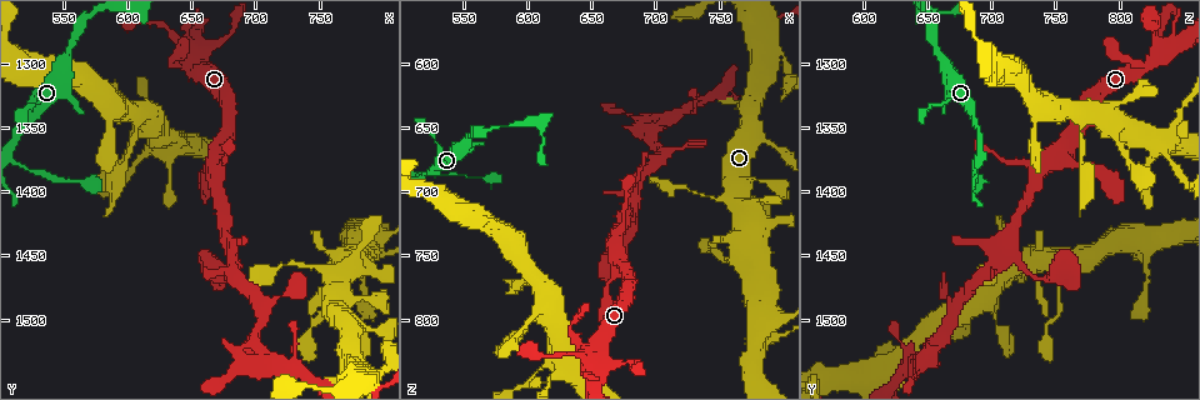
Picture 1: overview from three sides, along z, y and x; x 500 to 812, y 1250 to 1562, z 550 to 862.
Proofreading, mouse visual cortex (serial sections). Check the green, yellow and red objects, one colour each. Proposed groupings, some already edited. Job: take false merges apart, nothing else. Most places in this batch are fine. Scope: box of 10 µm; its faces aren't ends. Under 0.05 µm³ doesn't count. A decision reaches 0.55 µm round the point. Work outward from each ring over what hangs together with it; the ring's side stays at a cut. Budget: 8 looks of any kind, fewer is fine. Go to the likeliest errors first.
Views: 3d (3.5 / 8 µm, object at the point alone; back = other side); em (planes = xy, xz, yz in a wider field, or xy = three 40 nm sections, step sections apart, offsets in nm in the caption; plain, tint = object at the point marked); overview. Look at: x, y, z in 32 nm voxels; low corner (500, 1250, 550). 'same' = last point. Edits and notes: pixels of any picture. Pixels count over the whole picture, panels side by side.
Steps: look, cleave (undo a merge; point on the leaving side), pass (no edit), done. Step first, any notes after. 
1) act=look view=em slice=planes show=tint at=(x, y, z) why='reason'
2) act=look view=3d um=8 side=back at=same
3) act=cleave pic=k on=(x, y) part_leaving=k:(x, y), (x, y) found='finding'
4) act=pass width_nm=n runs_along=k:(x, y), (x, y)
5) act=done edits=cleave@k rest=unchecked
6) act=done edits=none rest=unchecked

act=look view=3d um=8 at=(518, 1380, 684) why='narrows sharply'

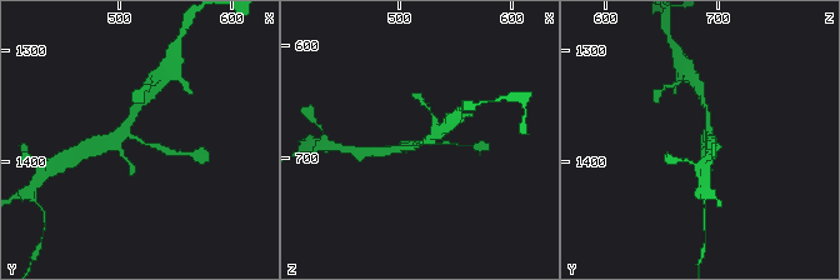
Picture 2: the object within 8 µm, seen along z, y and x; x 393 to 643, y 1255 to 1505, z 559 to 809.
act=look view=3d um=3.5 at=same

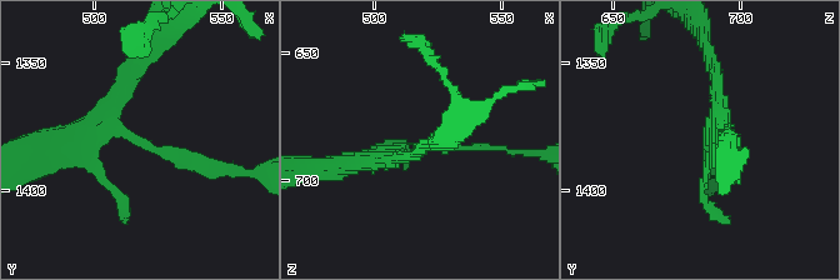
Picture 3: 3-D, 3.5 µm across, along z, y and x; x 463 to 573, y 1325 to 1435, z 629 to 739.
act=look view=em slice=xy step=5 show=tint at=(520, 1380, 685) arm_widths_nm=100,200

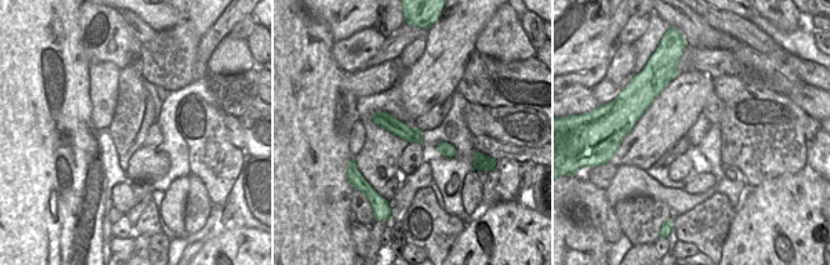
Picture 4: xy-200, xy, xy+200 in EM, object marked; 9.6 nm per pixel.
act=pass runs_along=3:(123, 89), (110, 128), (223, 165) found='all the same cell'

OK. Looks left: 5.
act=look view=3d um=8 at=(674, 1380, 728)

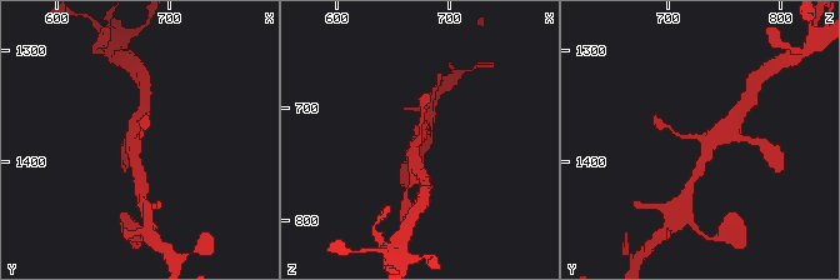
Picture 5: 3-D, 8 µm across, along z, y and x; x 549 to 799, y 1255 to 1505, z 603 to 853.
act=look view=3d um=3.5 at=same why='closer look'

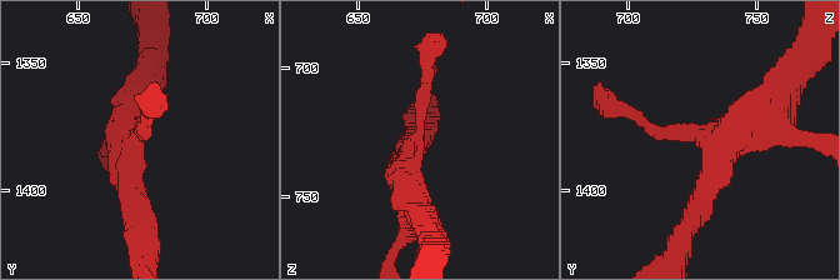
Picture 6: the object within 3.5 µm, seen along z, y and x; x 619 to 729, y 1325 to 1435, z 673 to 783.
act=pass runs_along=6:(410, 200), (406, 163), (429, 63) found='all the same cell'

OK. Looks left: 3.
act=look view=3d um=3.5 at=(682, 1448, 712) why='abrupt turn'

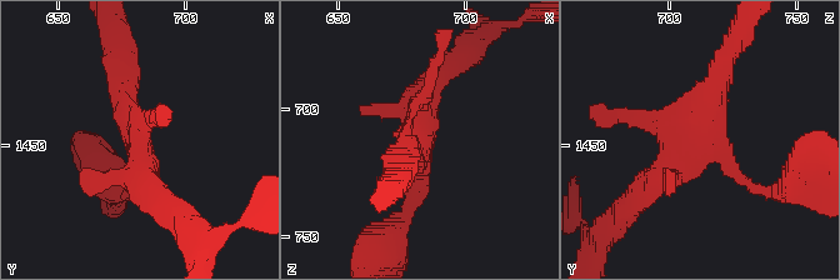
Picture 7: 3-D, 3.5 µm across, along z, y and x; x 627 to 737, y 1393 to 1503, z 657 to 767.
act=look view=em slice=planes show=tint at=(680, 1448, 713) why='need the tissue'

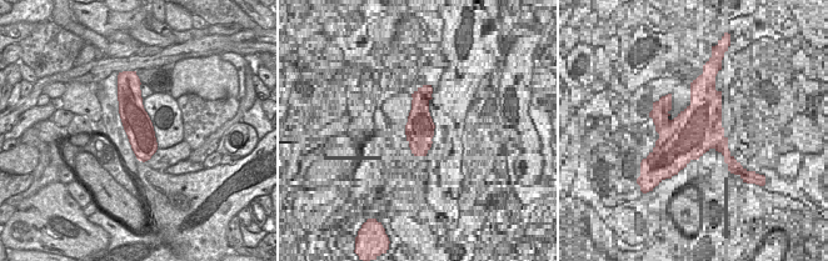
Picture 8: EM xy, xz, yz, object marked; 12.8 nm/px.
act=pass runs_along=7:(725, 61), (703, 138), (641, 191) found='all the same cell'

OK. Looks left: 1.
act=done edits=none rest=unchecked

